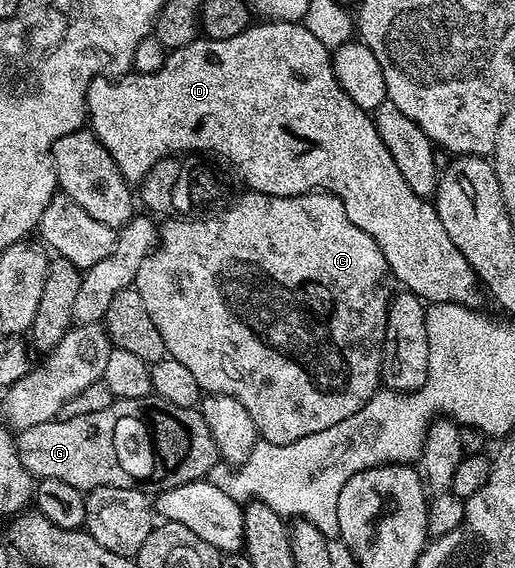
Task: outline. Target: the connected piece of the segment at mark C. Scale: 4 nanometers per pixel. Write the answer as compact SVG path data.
M246 192L243 198L235 197L225 210L217 214L170 216L163 222L166 223L161 223L158 245L146 257L144 264L140 264L133 289L137 290L140 300L144 300L144 308L148 308L148 316L152 316L152 324L159 329L160 336L164 336L167 355L188 367L196 384L200 384L206 394L236 396L236 400L240 400L240 404L248 408L248 416L252 416L258 427L261 441L292 444L292 440L312 436L312 432L324 432L324 428L332 428L332 424L348 420L352 412L360 412L360 408L368 404L370 397L378 393L386 321L392 297L392 275L384 260L384 252L380 252L376 240L372 240L372 236L368 236L364 228L356 228L356 224L348 220L344 204L334 194L311 192L296 196L268 196Z

